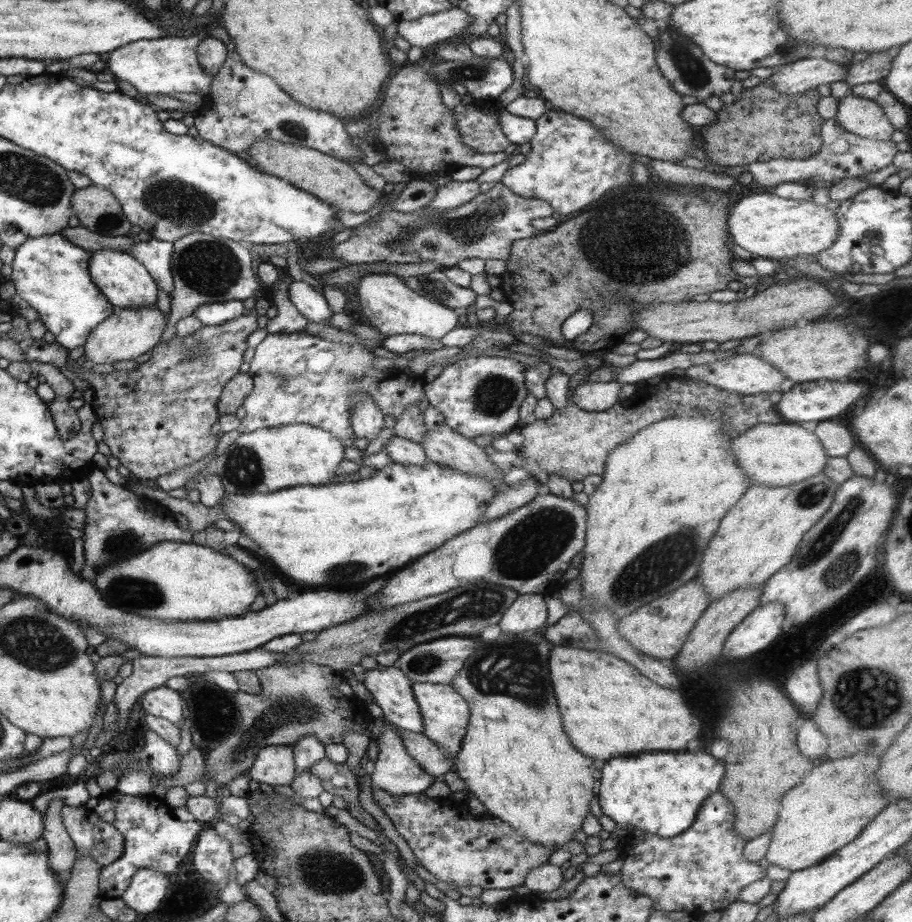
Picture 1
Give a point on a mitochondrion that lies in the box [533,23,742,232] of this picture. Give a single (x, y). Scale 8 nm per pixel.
(694, 74)

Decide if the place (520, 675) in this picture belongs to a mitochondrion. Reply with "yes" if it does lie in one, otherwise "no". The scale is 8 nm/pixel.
yes

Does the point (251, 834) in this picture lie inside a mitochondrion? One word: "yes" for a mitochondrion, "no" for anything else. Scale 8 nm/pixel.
no

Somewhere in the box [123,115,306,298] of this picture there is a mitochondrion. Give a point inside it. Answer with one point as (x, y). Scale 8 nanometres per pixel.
(171, 200)

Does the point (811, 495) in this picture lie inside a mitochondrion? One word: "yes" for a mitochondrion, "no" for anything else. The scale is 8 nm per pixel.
yes

